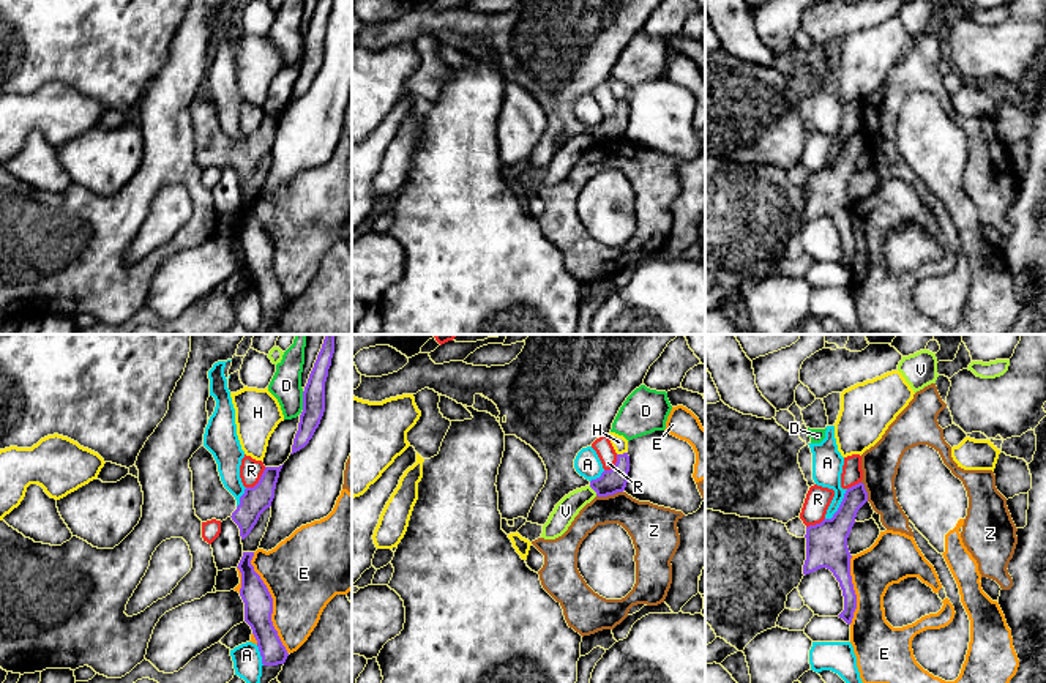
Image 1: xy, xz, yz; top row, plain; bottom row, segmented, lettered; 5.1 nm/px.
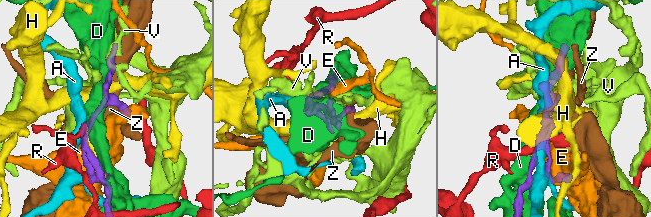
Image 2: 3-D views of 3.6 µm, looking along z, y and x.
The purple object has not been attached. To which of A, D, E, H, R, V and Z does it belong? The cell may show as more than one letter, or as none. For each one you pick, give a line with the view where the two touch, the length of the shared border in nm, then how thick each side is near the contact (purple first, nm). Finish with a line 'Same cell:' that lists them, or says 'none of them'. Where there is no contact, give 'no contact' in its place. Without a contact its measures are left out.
Same cell: none of them

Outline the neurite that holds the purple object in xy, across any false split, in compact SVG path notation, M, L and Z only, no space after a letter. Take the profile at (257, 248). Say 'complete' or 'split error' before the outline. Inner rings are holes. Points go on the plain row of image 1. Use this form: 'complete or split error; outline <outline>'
complete; outline M243 199L243 203L237 213L241 219L240 243L245 249L245 268L251 273L257 287L262 311L284 311L289 300L271 268L273 244L251 211L252 203L254 199Z

